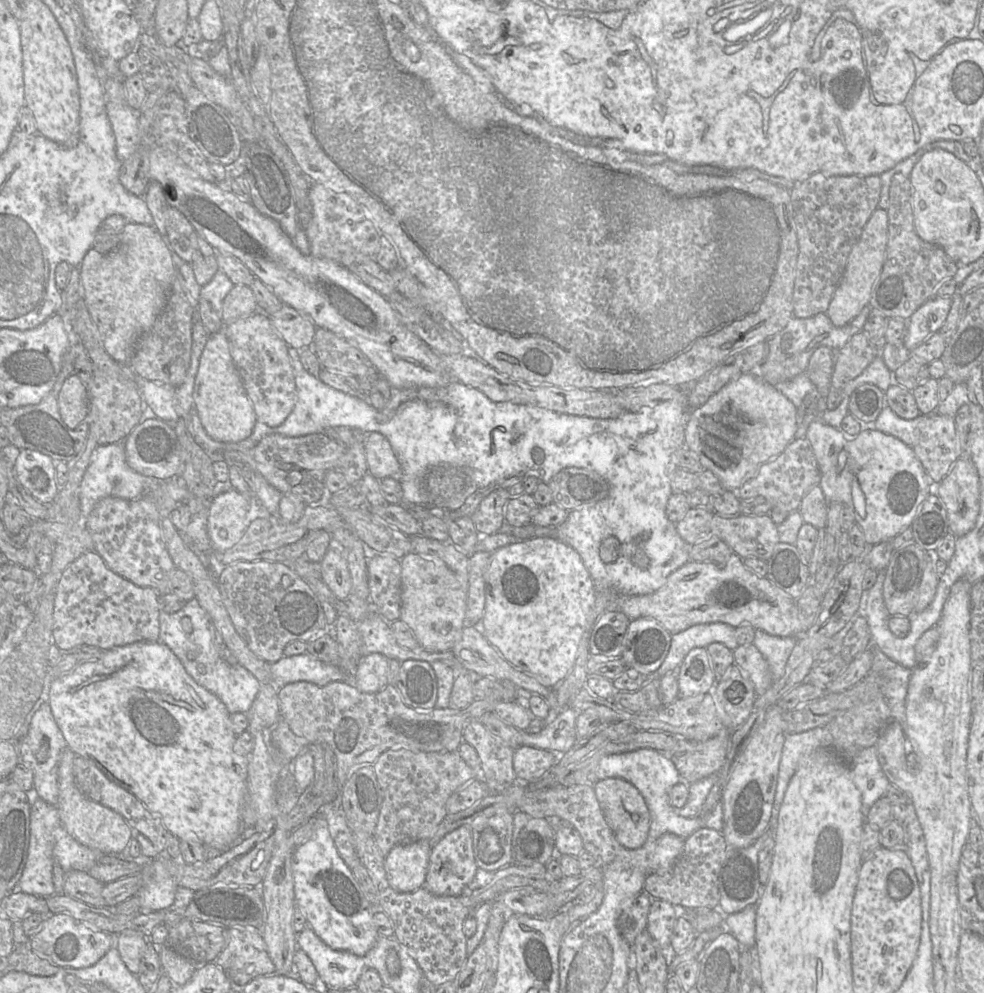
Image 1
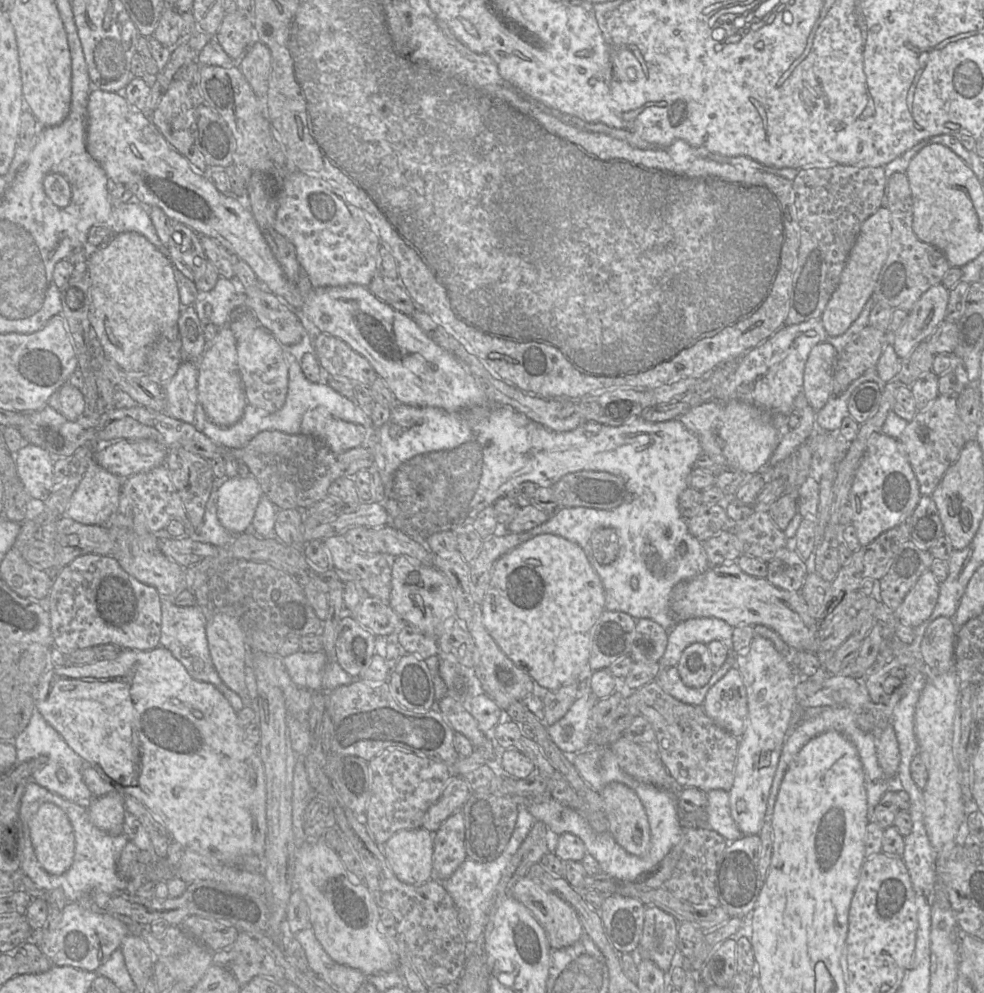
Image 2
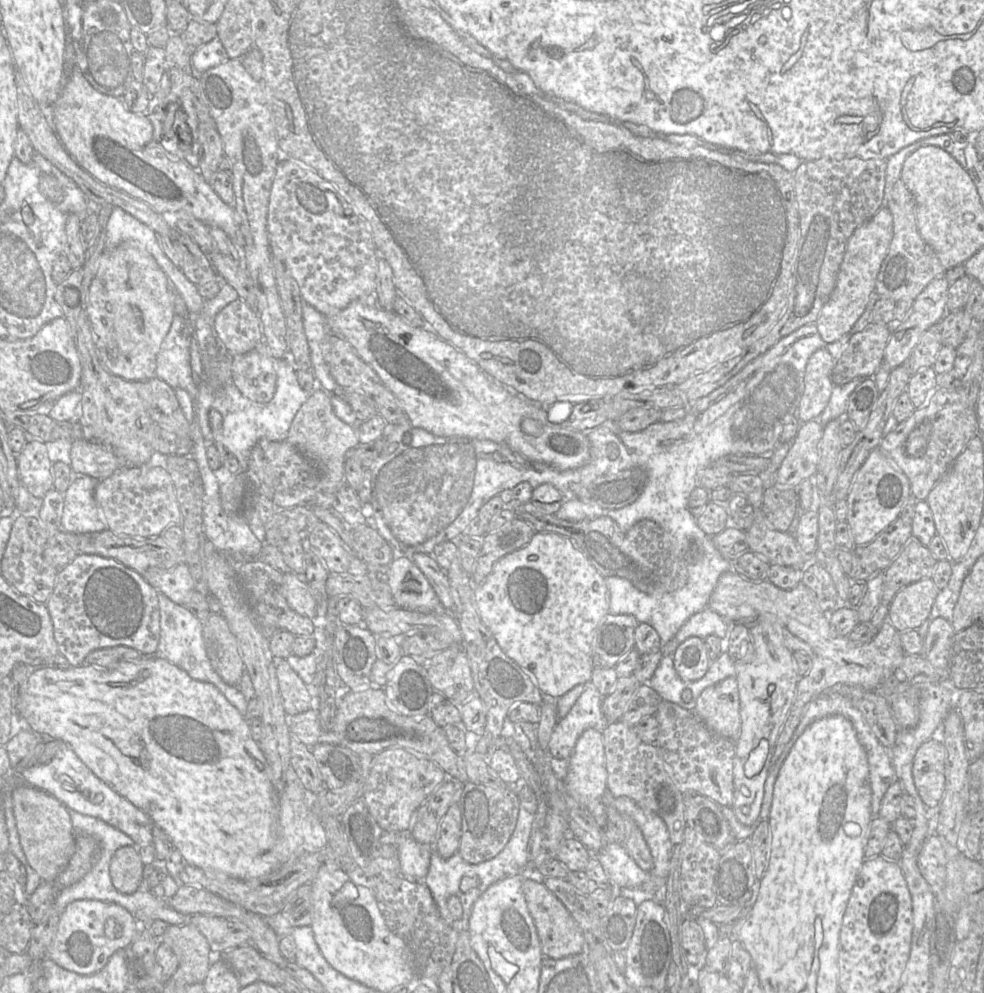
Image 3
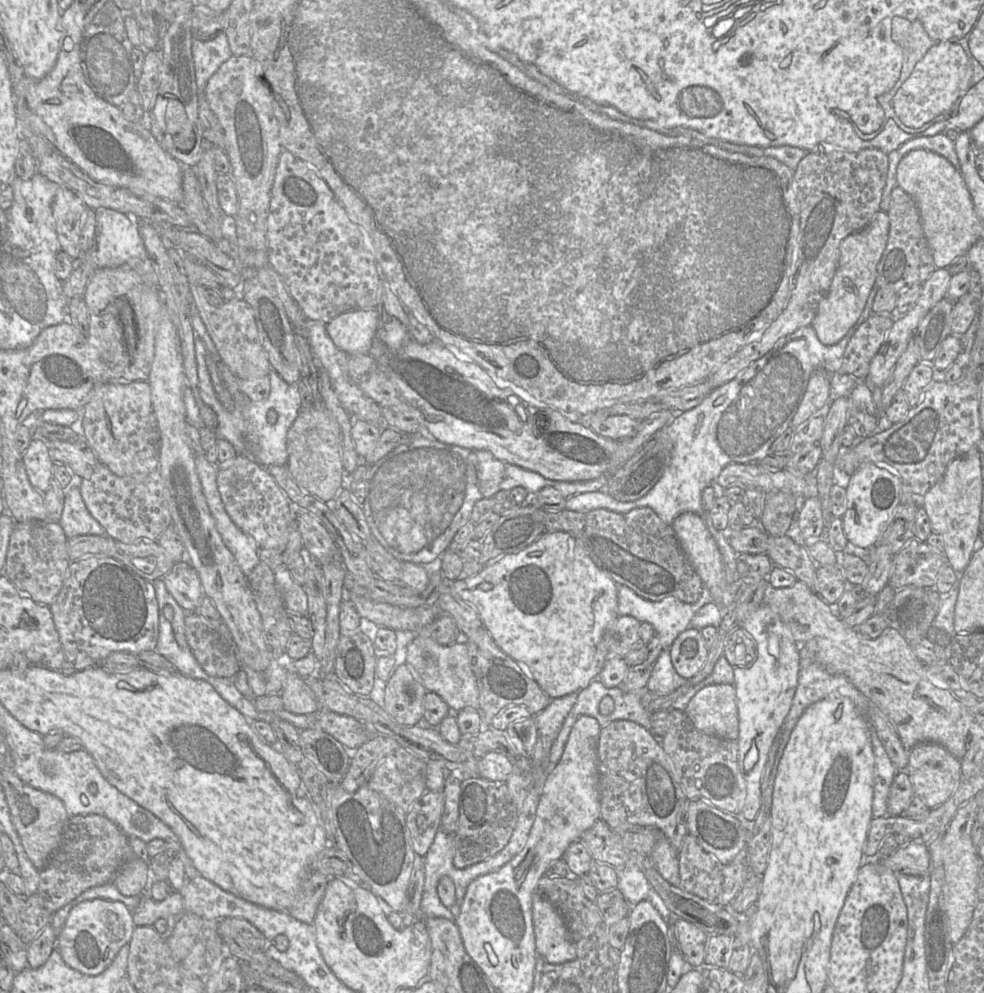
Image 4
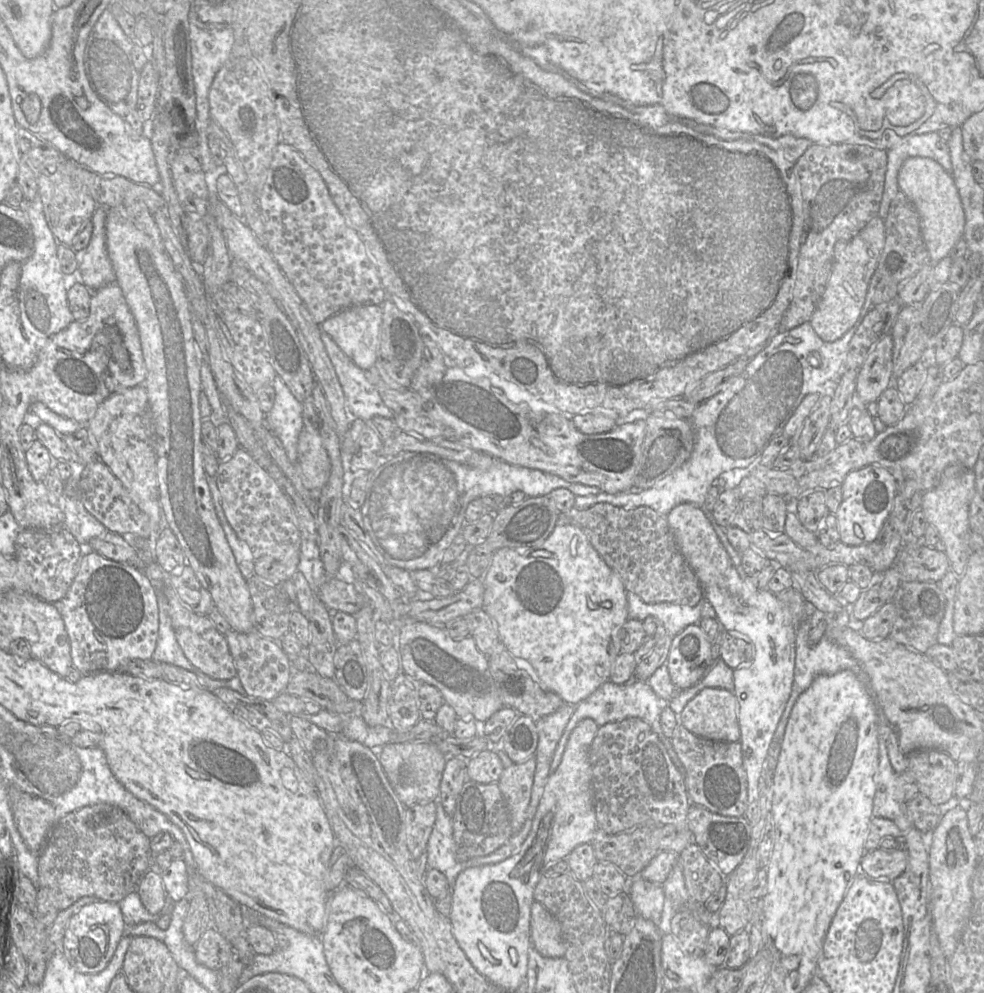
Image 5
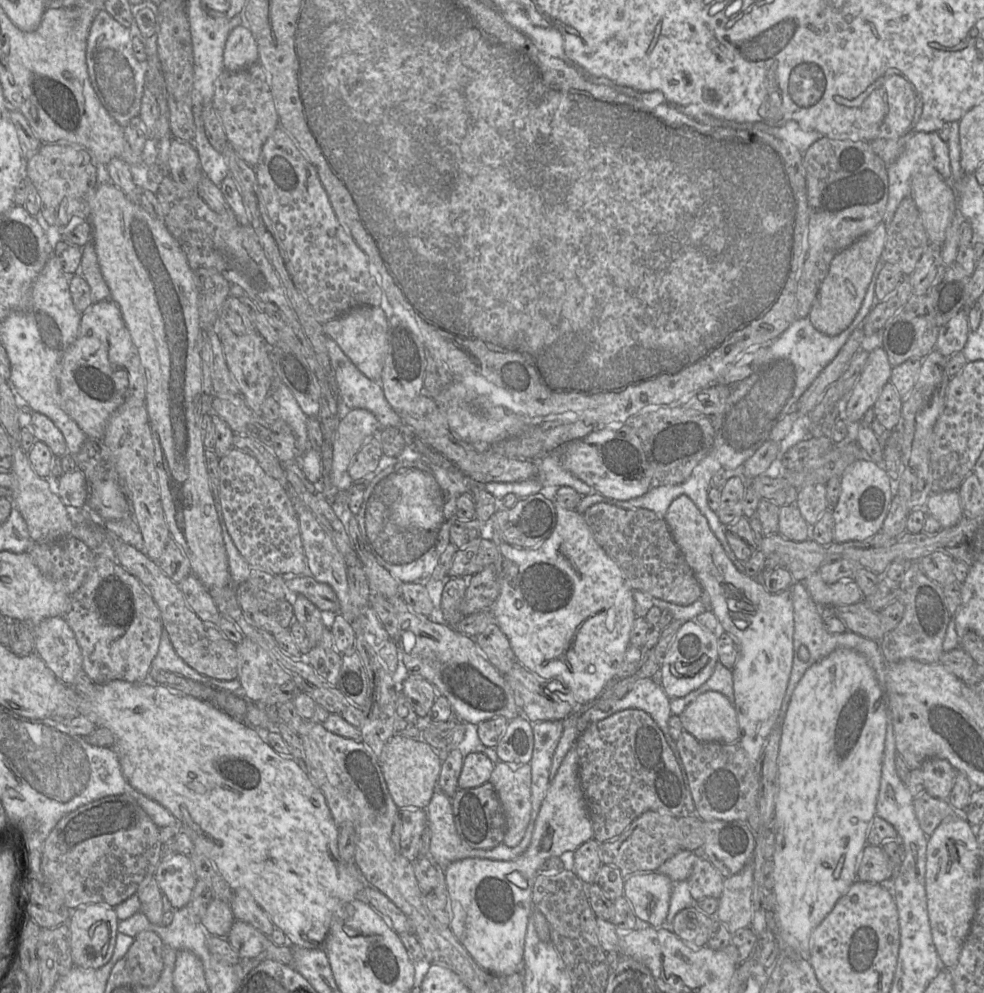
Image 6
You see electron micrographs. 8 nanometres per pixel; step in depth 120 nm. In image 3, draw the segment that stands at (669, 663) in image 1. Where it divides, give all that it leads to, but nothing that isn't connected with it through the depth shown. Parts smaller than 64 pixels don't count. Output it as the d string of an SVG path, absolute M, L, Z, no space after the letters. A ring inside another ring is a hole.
M709 607L692 615L678 630L675 636L663 644L661 653L673 656L677 647L689 637L699 637L704 640L709 635L726 639L731 624Z

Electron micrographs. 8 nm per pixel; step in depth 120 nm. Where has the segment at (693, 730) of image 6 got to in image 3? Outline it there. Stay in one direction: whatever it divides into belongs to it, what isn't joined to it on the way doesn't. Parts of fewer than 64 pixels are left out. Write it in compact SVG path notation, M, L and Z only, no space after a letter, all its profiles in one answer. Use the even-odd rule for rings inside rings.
M727 677L705 688L697 698L694 711L709 729L735 742L741 732L736 677Z

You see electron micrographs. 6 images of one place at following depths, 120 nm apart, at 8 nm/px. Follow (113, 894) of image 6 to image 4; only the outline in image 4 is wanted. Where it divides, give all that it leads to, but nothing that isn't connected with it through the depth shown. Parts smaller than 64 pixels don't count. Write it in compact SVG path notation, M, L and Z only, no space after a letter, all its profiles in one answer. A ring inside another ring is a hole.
M97 814L70 817L64 827L58 849L52 855L47 866L40 870L36 893L43 900L45 908L53 914L87 889L113 882L120 867L131 857L133 856L128 836L106 817Z

